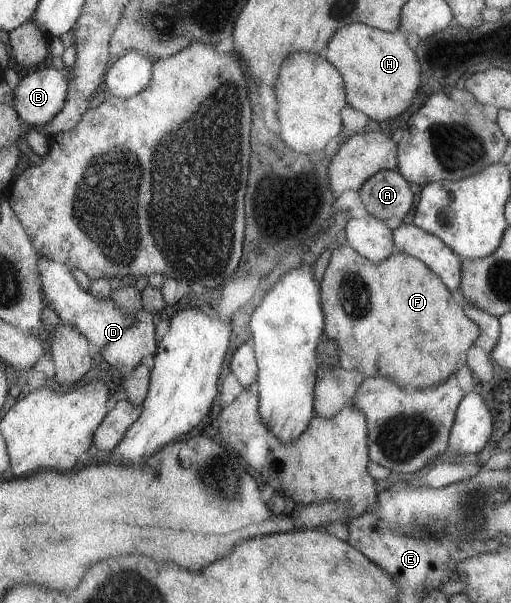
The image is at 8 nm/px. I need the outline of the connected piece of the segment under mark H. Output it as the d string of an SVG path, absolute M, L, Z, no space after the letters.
M358 22L338 28L332 39L325 45L323 56L340 72L345 84L345 98L350 107L361 111L372 122L386 121L400 115L410 103L412 95L420 85L420 65L414 51L408 47L402 32L396 28L394 31L378 31L378 28L359 24Z

